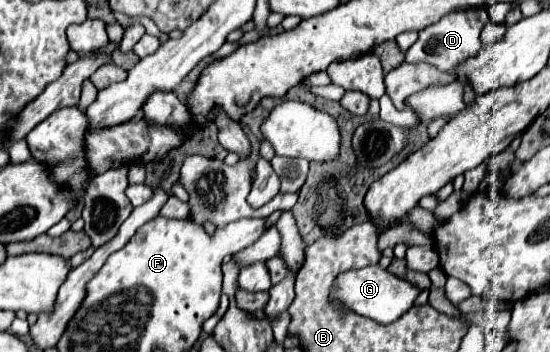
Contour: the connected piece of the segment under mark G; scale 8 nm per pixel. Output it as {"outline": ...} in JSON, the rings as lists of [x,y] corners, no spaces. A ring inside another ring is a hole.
{"outline":[[[371,265],[371,267],[341,273],[333,283],[329,301],[333,307],[337,307],[339,313],[353,311],[357,315],[371,317],[373,321],[385,325],[385,323],[393,323],[405,311],[409,311],[413,307],[413,301],[417,295],[419,295],[419,289],[415,285],[411,285],[409,281],[403,281],[403,279],[387,273],[387,269],[381,269],[379,265]]]}

